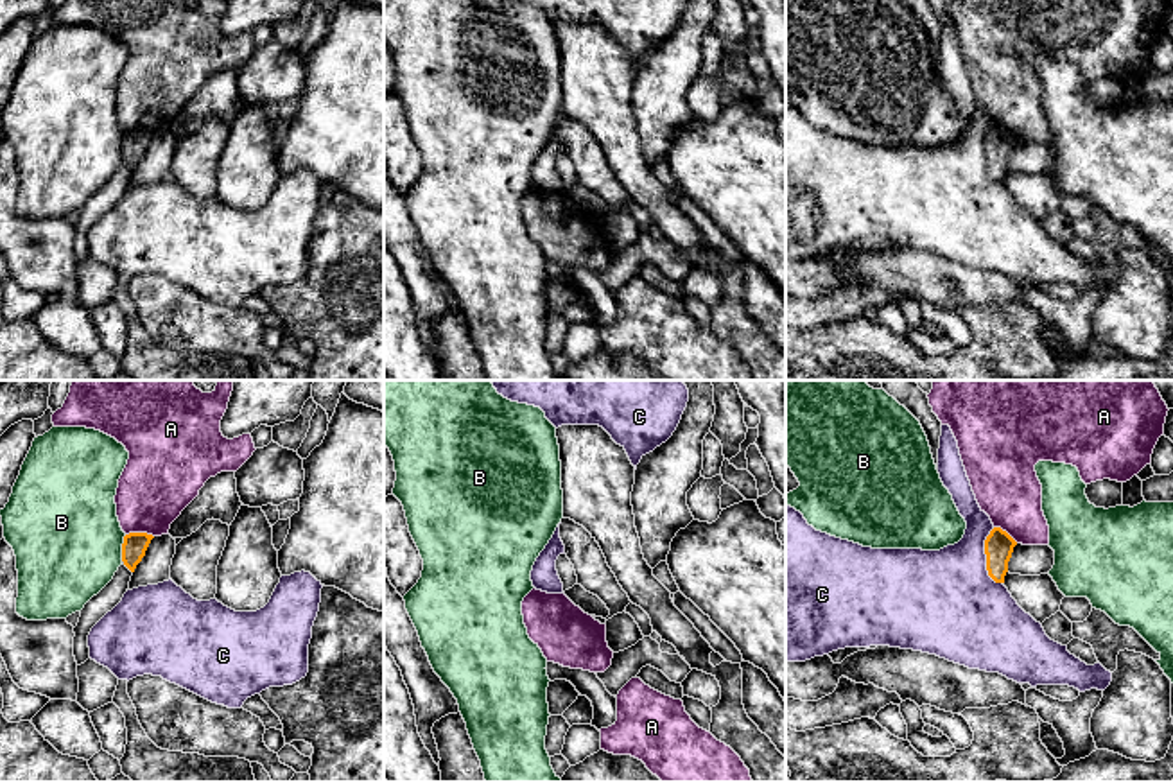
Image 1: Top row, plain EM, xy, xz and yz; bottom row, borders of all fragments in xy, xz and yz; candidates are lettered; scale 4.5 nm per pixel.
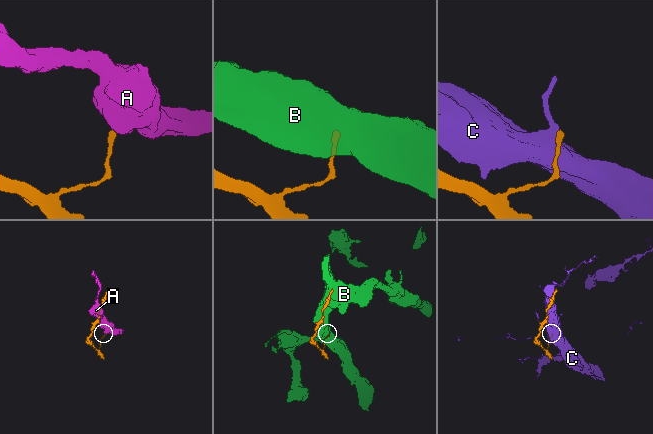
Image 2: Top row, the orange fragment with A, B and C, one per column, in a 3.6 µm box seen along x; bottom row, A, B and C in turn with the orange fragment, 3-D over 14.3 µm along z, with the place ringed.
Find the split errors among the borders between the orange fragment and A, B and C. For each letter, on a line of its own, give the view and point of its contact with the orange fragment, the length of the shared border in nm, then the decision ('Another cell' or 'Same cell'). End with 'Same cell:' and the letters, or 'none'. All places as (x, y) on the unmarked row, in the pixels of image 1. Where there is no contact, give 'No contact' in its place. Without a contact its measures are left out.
A: Touches orange at xy (140, 131). Shared border 130 nm. Another cell
B: Touches orange at xy (122, 146). Shared border 120 nm. Another cell
C: Touches orange at yz (987, 156). Shared border 260 nm. Another cell
Same cell: none

